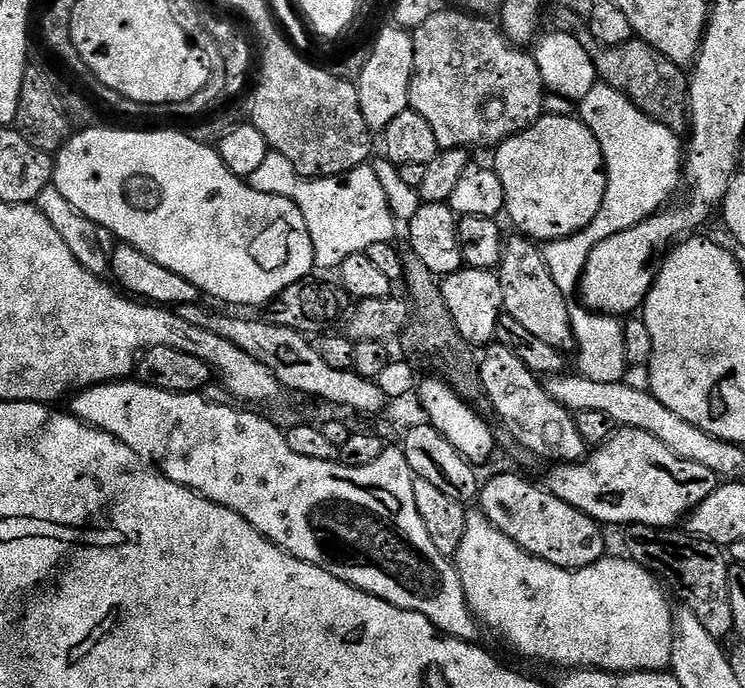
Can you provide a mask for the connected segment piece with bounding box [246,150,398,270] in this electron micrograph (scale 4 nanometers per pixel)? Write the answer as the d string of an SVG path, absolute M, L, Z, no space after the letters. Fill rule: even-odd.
M270 150L266 154L265 160L258 166L258 170L254 170L254 174L247 176L246 182L251 188L262 194L281 196L294 202L294 206L298 206L302 218L306 218L306 230L310 230L310 242L314 250L317 269L339 269L340 264L346 262L346 258L359 252L367 253L368 248L378 242L390 244L397 239L395 236L398 221L391 212L390 203L387 202L386 193L376 173L370 166L355 168L344 176L317 176L313 178L298 174L298 170L294 170L294 166L286 157Z

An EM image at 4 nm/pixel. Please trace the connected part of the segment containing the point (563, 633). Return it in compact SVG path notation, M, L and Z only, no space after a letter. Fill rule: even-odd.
M472 510L454 563L468 609L487 631L489 628L497 632L518 655L528 660L541 660L544 664L557 664L560 670L598 668L602 672L663 672L672 663L674 608L668 605L669 597L657 577L640 564L620 556L605 555L603 560L585 568L559 568L531 556L502 534L483 512Z

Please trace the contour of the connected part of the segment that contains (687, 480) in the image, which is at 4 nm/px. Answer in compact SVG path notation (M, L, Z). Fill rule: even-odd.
M620 428L608 439L606 444L599 445L595 450L589 451L584 459L574 464L557 463L548 472L546 487L562 502L582 510L590 518L594 518L602 526L608 524L645 524L651 528L667 528L685 519L711 494L718 486L718 478L706 466L698 466L698 462L686 462L686 458L678 458L674 450L662 446L654 434L646 434L646 430L633 428Z

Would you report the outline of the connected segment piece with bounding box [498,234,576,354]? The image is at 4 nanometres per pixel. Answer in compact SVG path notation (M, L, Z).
M520 234L513 237L513 240L511 237L505 243L498 269L502 282L504 312L554 350L571 353L576 339L572 333L572 308L570 303L568 304L569 297L562 290L558 290L554 278L550 278L550 270L544 261L541 245Z

